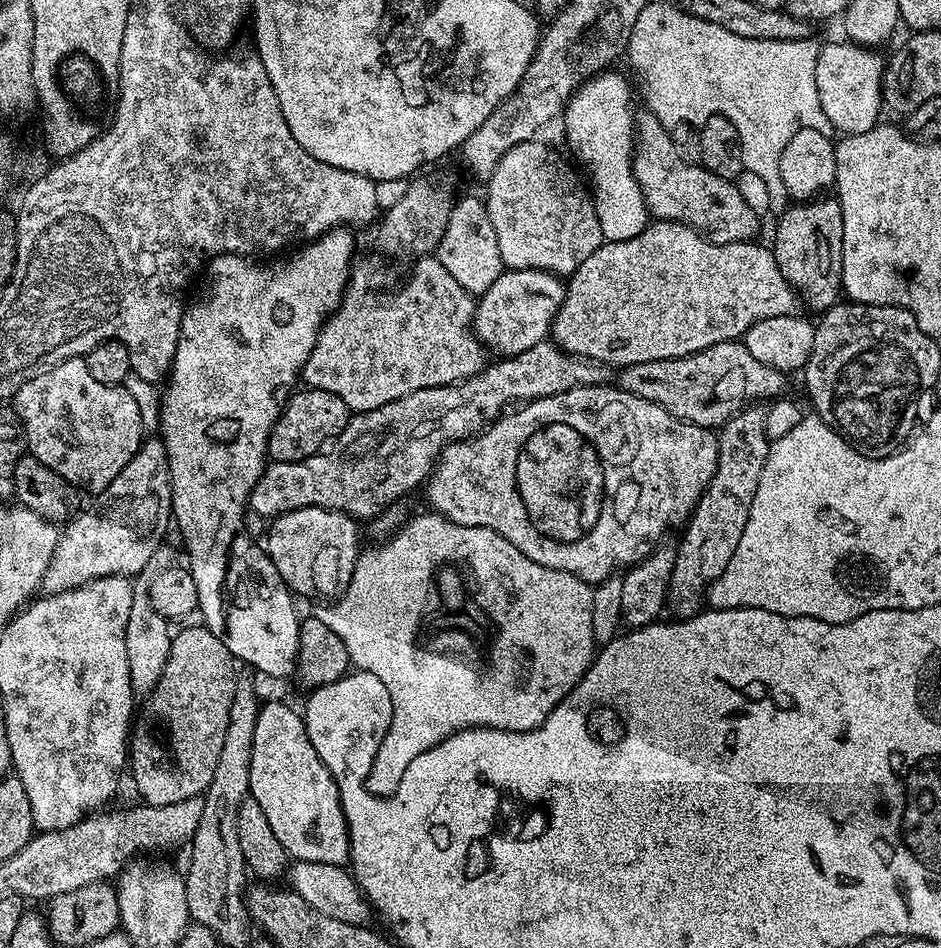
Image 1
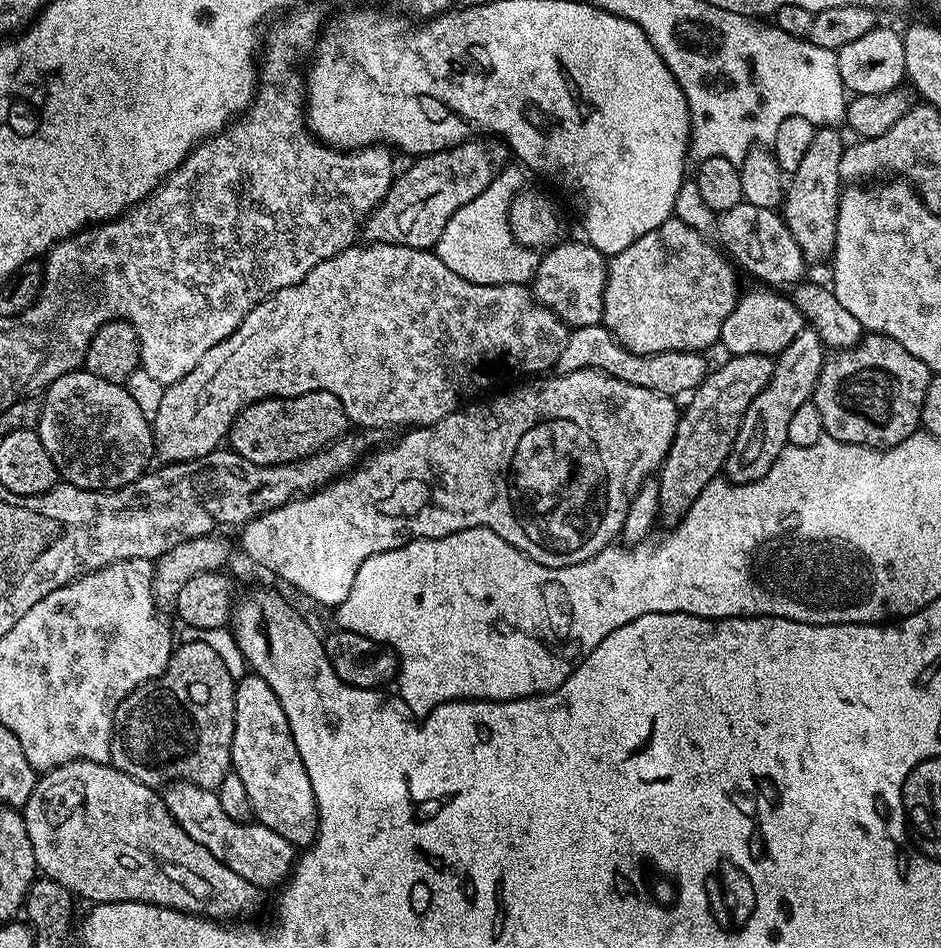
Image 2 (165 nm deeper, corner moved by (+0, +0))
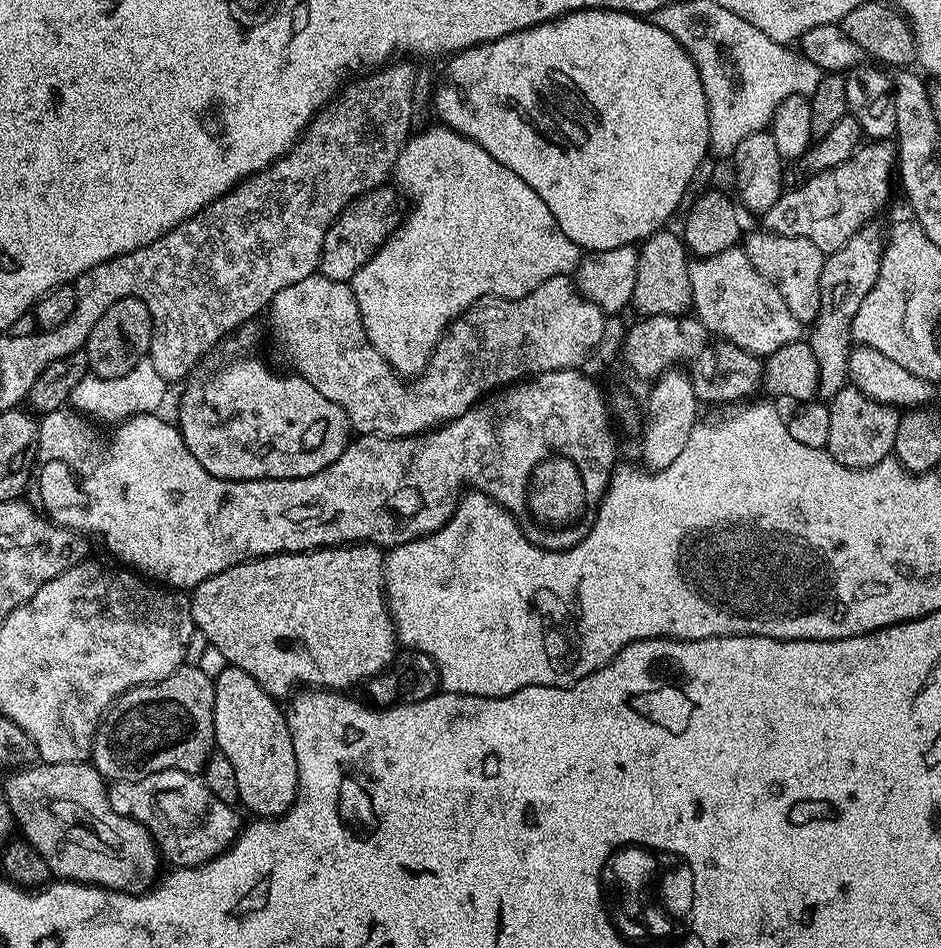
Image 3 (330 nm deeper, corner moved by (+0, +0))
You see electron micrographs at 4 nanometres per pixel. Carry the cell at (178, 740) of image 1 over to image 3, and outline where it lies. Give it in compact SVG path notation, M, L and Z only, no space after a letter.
M181 666L169 676L153 684L139 684L123 692L116 703L104 713L96 738L92 741L91 763L100 775L109 781L137 780L162 770L182 770L193 774L203 773L206 762L214 755L214 680L200 668Z

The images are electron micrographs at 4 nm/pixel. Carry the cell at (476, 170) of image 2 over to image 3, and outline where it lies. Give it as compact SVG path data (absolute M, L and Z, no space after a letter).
M381 186L364 193L352 201L344 213L326 230L326 238L322 242L319 275L331 280L351 281L352 275L384 244L392 235L393 225L388 225L388 192Z

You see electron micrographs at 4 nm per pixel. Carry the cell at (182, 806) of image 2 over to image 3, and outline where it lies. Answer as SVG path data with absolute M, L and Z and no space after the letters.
M162 770L137 780L117 780L108 784L108 797L115 812L138 821L148 829L161 857L167 863L169 860L169 865L172 866L194 868L222 855L231 848L242 827L242 819L240 820L239 814L235 812L237 809L214 798L214 794L210 794L210 790L204 785L203 779L191 772Z

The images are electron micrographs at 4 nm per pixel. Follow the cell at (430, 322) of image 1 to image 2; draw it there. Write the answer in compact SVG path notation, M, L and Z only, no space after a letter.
M364 242L359 246L342 250L337 256L318 262L318 266L314 266L314 270L306 274L306 278L278 290L273 296L254 306L254 310L250 310L250 314L242 318L240 325L226 339L218 342L218 346L210 346L210 350L202 354L198 366L194 366L194 370L190 370L186 378L178 378L178 382L167 385L162 394L162 403L158 406L158 414L150 421L154 452L159 459L161 456L161 461L164 462L198 460L206 454L215 452L225 443L236 415L242 409L249 408L259 400L268 400L271 396L287 398L311 392L334 394L334 398L342 402L349 421L360 430L385 430L384 428L396 428L399 424L431 426L446 418L446 414L456 411L462 402L480 394L475 392L490 387L495 380L500 380L503 376L512 376L520 371L544 374L555 369L558 354L562 354L562 346L566 346L569 331L568 325L561 322L559 316L552 313L552 309L536 301L531 287L523 284L475 284L454 274L454 270L450 270L450 266L446 266L446 262L442 262L442 258L438 258L435 251L397 244Z

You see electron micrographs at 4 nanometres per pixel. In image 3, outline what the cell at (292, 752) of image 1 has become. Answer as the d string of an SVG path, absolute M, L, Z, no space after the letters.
M224 666L214 676L214 734L219 755L230 758L234 774L238 778L239 803L245 804L256 818L275 818L284 815L296 801L296 791L300 787L300 761L294 754L292 730L283 707L278 705L277 697L271 696L246 670Z

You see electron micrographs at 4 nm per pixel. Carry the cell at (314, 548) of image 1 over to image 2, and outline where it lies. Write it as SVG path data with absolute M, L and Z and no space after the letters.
M587 368L571 372L565 376L549 375L547 378L532 378L529 384L520 384L509 392L500 392L493 400L480 400L465 403L456 411L446 414L438 423L428 426L416 426L401 438L397 444L389 448L381 447L360 461L351 472L331 481L319 492L311 492L299 500L291 500L258 518L243 525L240 544L244 552L256 564L269 568L280 580L285 580L292 588L297 588L304 596L309 596L316 604L325 604L328 610L335 609L337 604L346 602L346 594L350 594L350 586L354 586L354 574L366 558L374 554L382 554L386 550L398 550L410 540L433 540L449 536L471 528L489 528L498 534L510 546L525 552L534 562L551 568L574 566L578 562L586 562L594 558L603 548L609 547L614 538L617 539L623 530L624 515L631 504L636 491L644 480L659 473L666 454L672 445L676 433L676 424L680 421L681 409L677 401L666 394L658 394L654 390L646 390L646 386L630 386L630 382L622 382L618 378L608 376L604 372L595 372Z

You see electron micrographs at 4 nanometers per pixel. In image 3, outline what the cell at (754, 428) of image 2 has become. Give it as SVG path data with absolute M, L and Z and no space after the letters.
M869 222L860 228L837 252L827 253L822 266L820 279L820 305L818 318L810 326L807 333L808 345L814 350L814 358L818 358L818 396L821 401L831 401L838 390L848 383L848 355L852 352L852 319L858 314L858 306L862 306L862 298L870 294L874 282L878 278L880 256L884 253L885 233L880 232L879 223Z

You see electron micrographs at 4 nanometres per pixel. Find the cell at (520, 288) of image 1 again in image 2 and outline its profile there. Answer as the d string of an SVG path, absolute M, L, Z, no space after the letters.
M565 239L540 256L536 275L530 281L532 295L552 309L569 329L594 326L604 318L604 291L608 285L608 260L595 246L583 239Z

